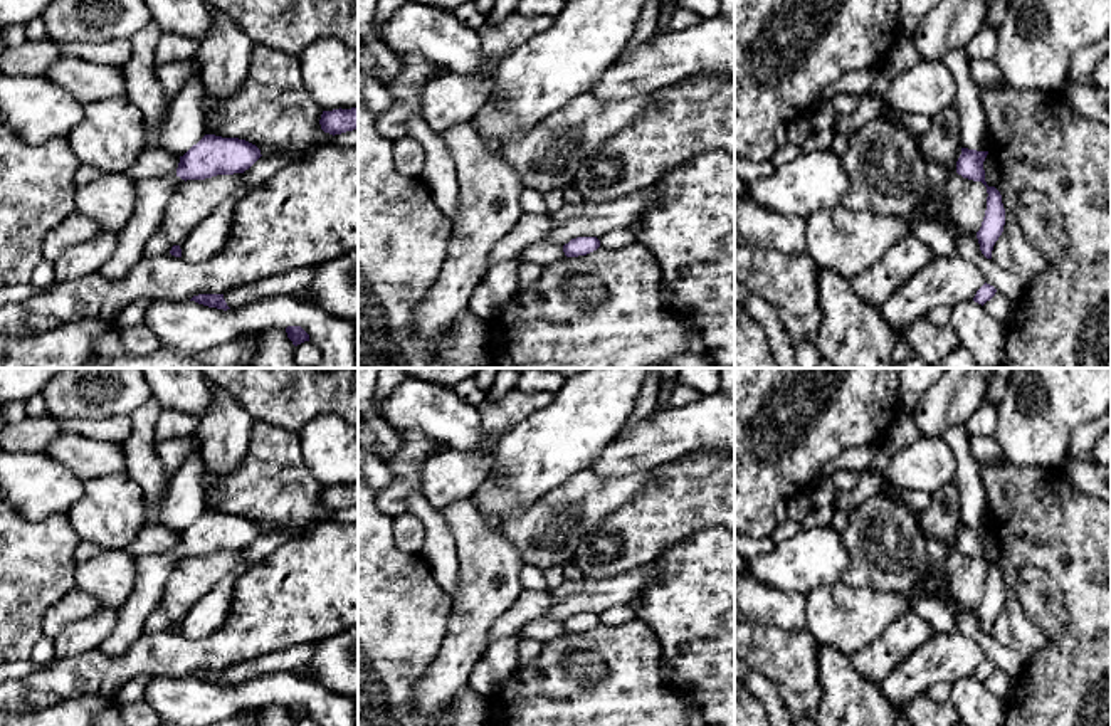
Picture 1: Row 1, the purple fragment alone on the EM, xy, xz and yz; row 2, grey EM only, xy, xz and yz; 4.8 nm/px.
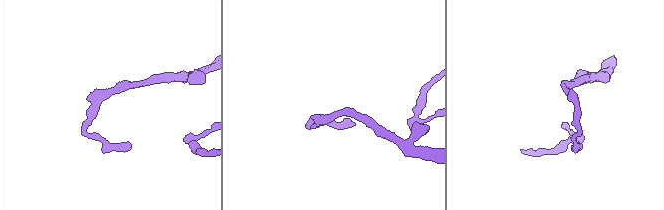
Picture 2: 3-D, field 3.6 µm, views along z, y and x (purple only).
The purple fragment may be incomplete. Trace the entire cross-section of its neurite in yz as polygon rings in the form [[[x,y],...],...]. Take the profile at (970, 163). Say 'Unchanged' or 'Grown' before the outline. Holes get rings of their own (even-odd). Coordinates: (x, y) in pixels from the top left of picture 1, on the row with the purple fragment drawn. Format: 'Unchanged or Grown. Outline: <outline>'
Unchanged. Outline: [[[961,148],[961,155],[956,161],[956,173],[963,178],[982,182],[987,187],[987,210],[977,239],[980,250],[987,259],[992,259],[992,250],[995,242],[1003,232],[1005,225],[1005,208],[1002,203],[1002,195],[995,187],[988,187],[985,182],[983,161],[988,151],[977,151]]]

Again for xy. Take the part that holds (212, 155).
Grown. Outline: [[[205,134],[180,156],[175,175],[134,180],[134,213],[119,230],[114,252],[99,274],[108,281],[119,281],[145,257],[145,244],[158,230],[166,203],[183,180],[244,173],[261,156],[261,150],[245,139]]]

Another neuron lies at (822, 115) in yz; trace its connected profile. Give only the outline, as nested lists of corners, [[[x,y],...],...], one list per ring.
[[[820,101],[812,108],[805,119],[810,123],[812,133],[815,133],[834,126],[837,116],[830,101]]]

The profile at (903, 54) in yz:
[[[899,34],[866,96],[886,96],[892,79],[901,72],[909,71],[919,60],[921,55],[916,50],[913,39]]]

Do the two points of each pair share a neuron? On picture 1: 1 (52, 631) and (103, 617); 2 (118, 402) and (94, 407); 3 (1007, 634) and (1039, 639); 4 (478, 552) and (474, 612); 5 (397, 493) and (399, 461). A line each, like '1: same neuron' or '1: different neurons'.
1: different neurons
2: same neuron
3: same neuron
4: same neuron
5: same neuron

